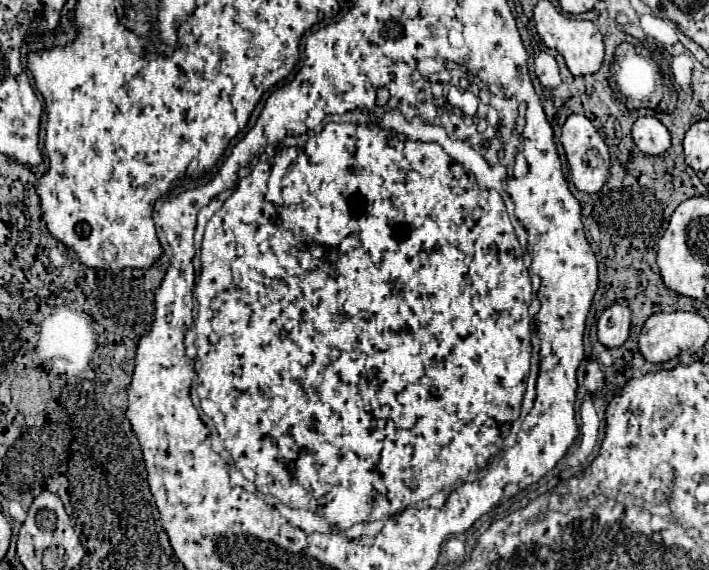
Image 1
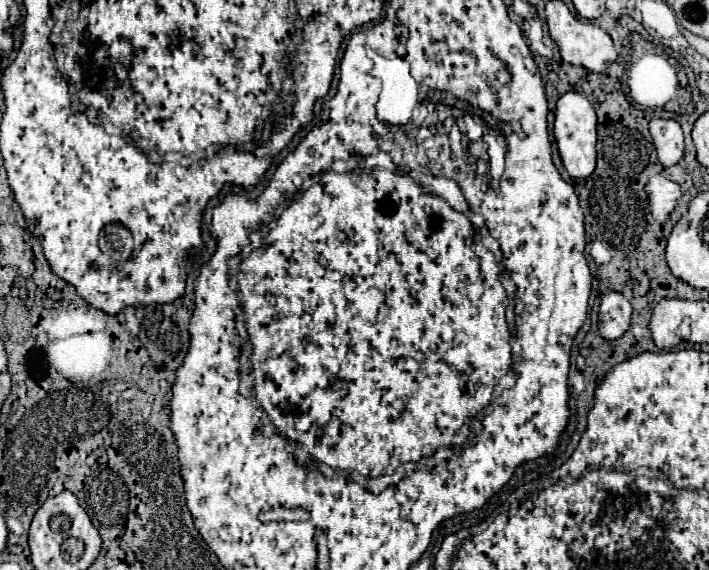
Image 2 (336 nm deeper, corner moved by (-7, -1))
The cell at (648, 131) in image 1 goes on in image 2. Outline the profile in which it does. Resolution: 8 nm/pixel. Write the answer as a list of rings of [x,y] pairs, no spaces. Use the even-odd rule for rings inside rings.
[[[651,119],[649,131],[661,165],[671,167],[683,159],[683,131],[675,119]]]

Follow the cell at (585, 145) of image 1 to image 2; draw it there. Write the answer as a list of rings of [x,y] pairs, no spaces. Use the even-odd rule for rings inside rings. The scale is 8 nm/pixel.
[[[569,91],[559,97],[557,109],[555,109],[555,127],[553,127],[555,143],[561,153],[561,161],[567,169],[567,173],[573,179],[585,179],[595,169],[595,143],[597,143],[597,117],[593,105],[587,101],[583,93]]]

